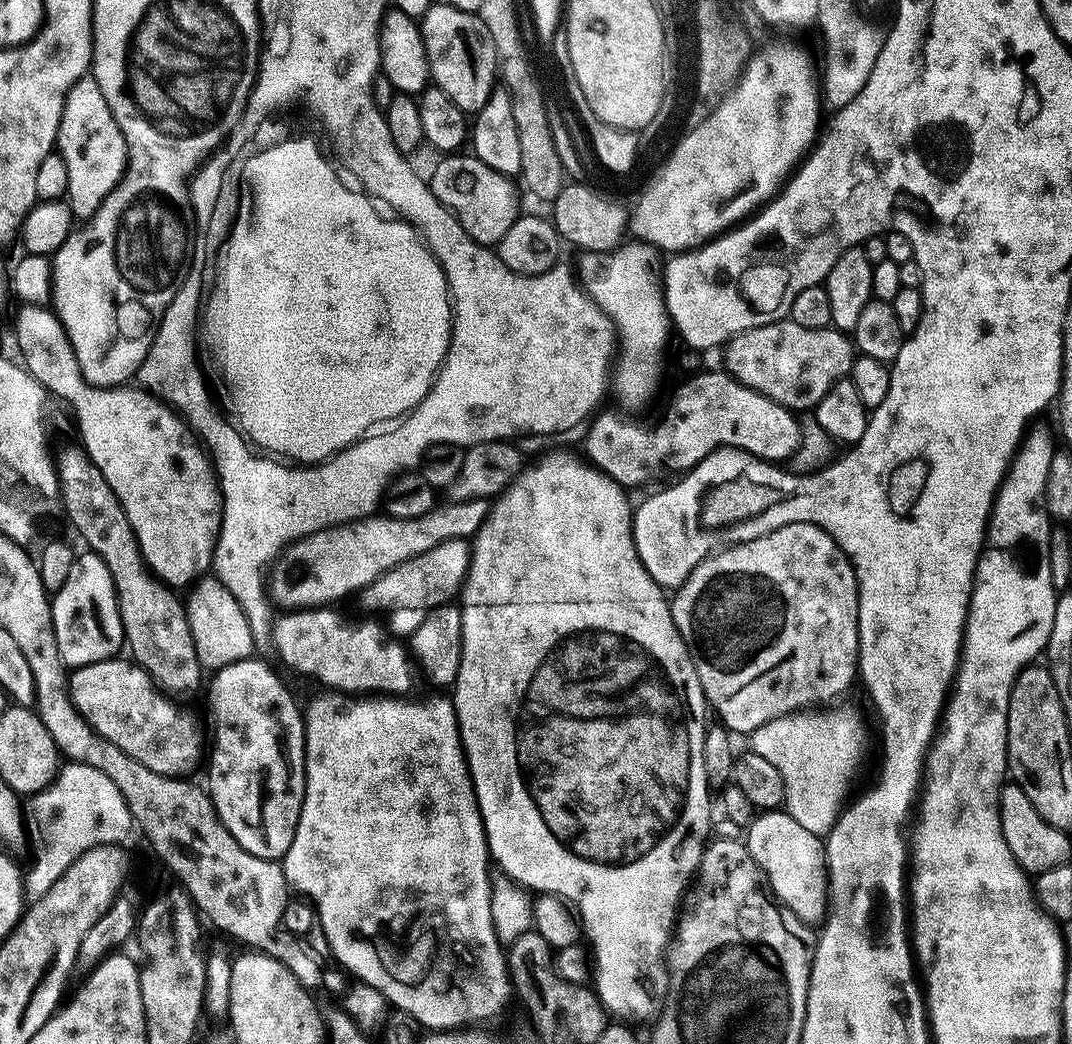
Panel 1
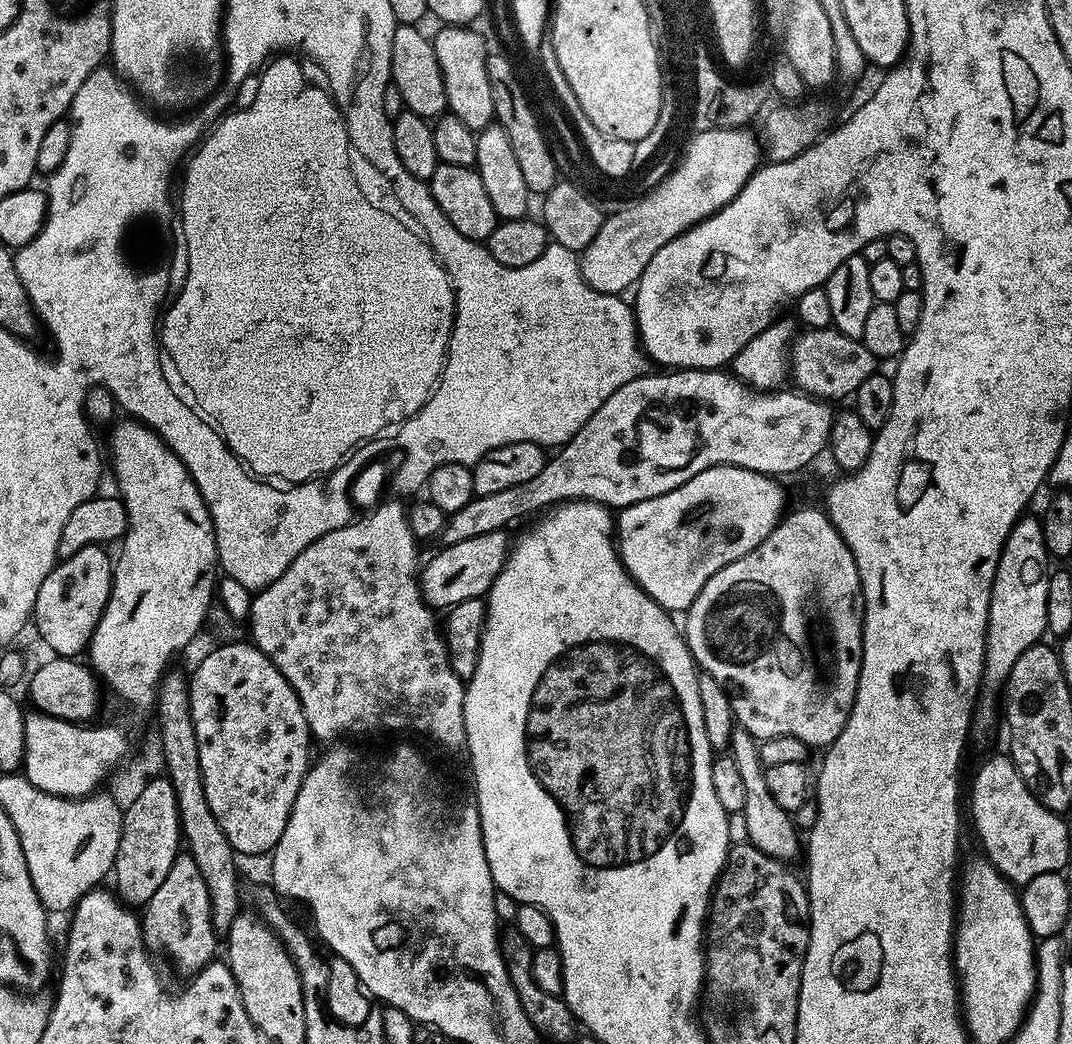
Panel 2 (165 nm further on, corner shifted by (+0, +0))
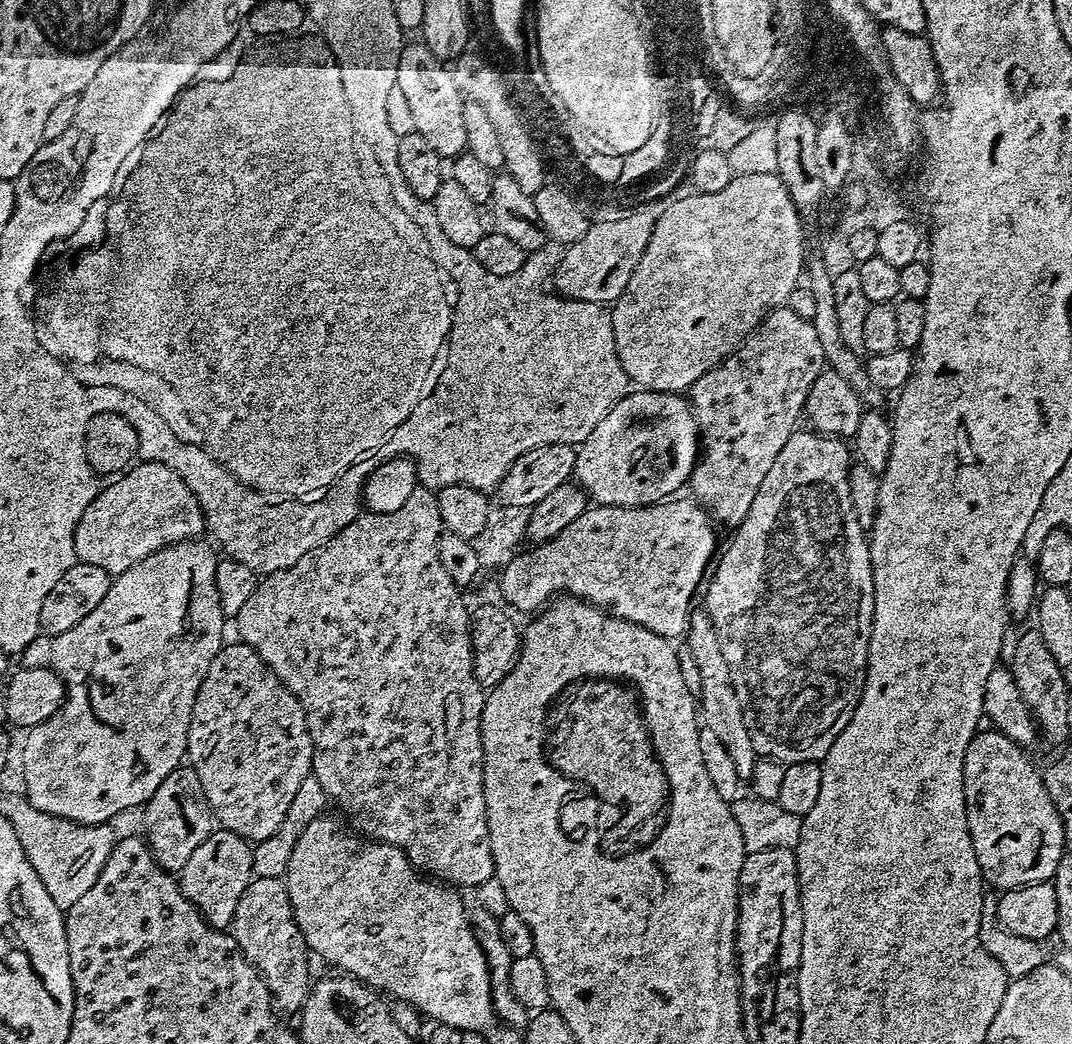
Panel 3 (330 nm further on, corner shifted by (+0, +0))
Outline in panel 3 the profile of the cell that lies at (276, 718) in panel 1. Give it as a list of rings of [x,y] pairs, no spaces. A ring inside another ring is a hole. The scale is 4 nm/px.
[[[243,642],[225,643],[220,653],[214,658],[214,662],[210,662],[210,670],[206,674],[206,678],[202,678],[202,686],[194,698],[194,706],[190,714],[186,760],[198,774],[198,782],[202,782],[202,790],[206,794],[206,802],[210,806],[215,823],[249,842],[262,841],[278,830],[278,826],[281,825],[286,816],[286,810],[290,807],[290,802],[293,801],[294,794],[300,789],[301,783],[305,781],[306,777],[310,775],[312,770],[312,739],[308,733],[302,706],[296,701],[292,691],[268,669],[266,662],[262,662],[260,655],[250,645]]]

